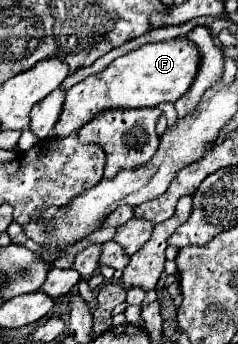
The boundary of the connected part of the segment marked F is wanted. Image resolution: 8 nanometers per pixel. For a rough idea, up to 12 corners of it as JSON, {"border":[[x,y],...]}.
{"border":[[146,43],[68,89],[50,139],[106,109],[174,103],[196,45]]}

